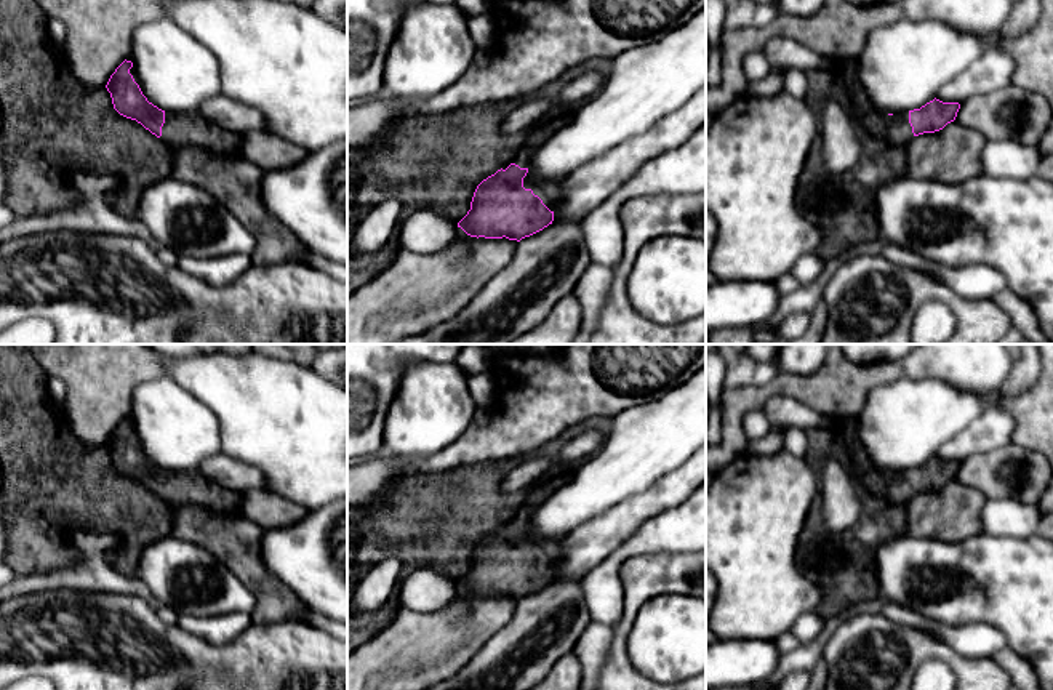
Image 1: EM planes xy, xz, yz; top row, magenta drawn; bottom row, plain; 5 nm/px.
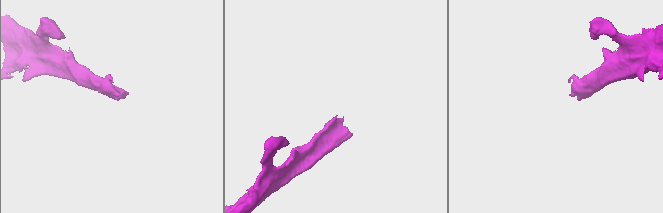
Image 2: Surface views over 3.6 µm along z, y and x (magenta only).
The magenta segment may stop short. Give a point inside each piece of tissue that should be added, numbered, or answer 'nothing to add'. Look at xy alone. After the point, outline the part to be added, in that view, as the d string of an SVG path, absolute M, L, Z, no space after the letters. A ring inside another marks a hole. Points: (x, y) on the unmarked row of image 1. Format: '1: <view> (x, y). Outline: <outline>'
1: xy (192, 487). Outline: M165 471L162 501L168 506L198 504L214 512L238 515L242 495L210 480L202 471Z

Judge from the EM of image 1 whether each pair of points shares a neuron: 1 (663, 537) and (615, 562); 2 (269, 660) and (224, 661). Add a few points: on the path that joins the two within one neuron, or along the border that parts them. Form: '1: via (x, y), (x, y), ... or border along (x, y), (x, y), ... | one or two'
1: via (652, 537), (626, 551) | one
2: via (258, 661), (236, 661) | one

